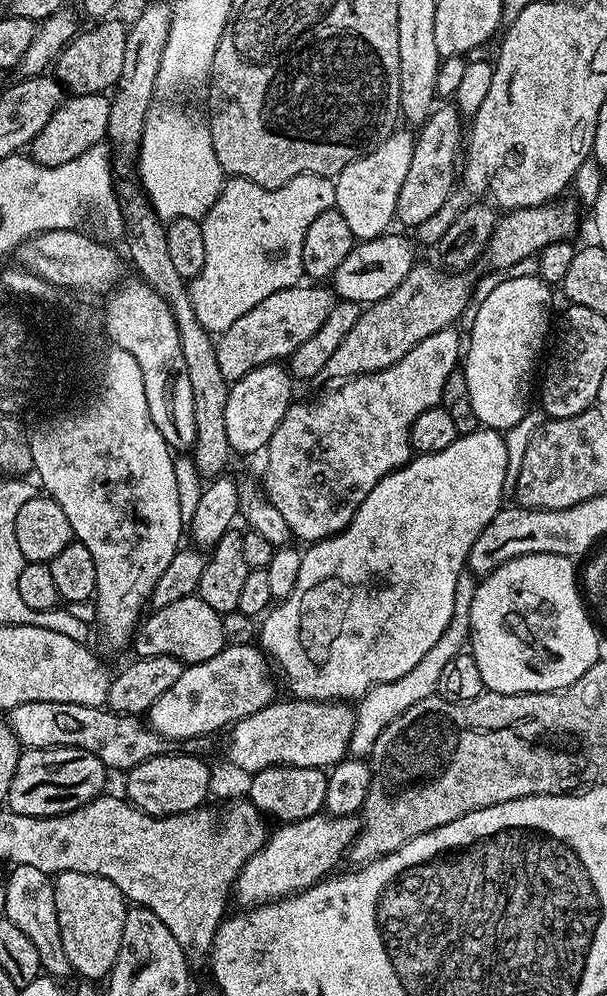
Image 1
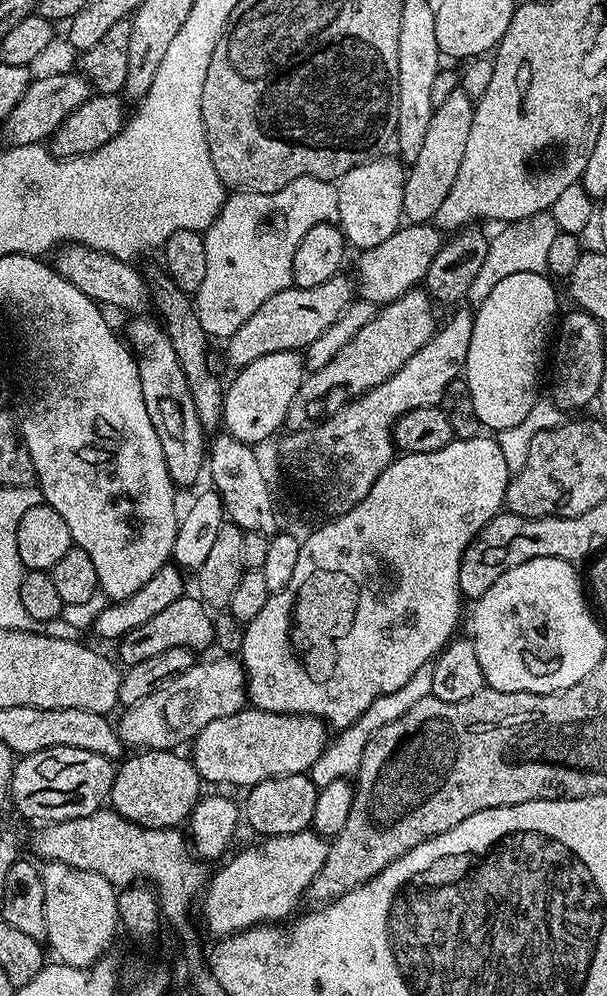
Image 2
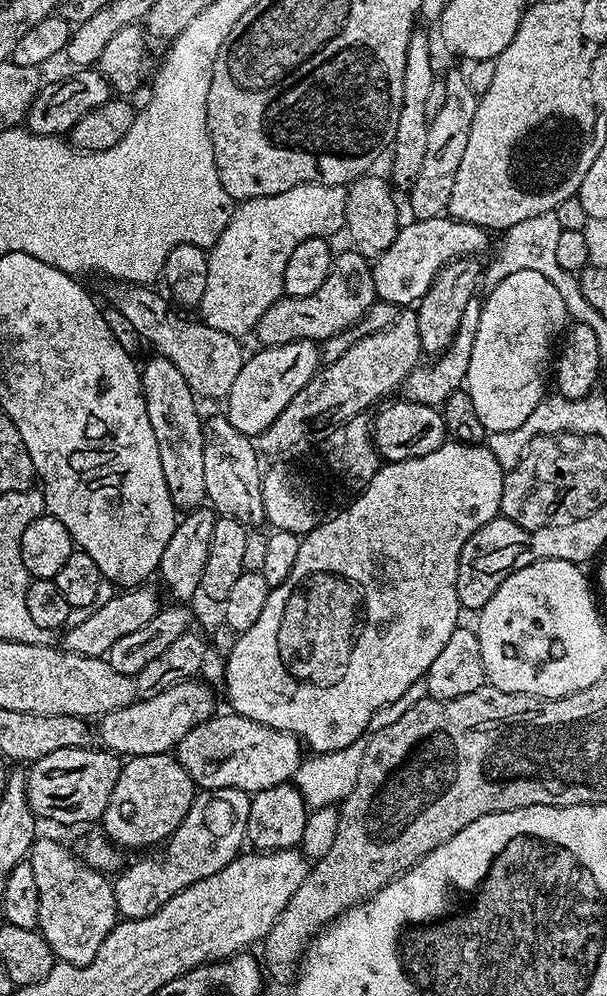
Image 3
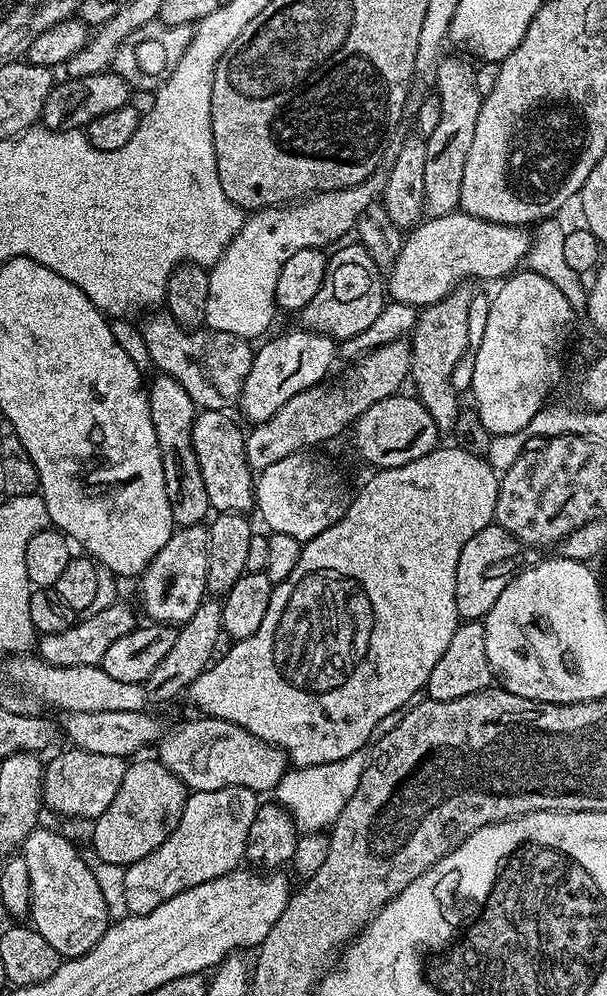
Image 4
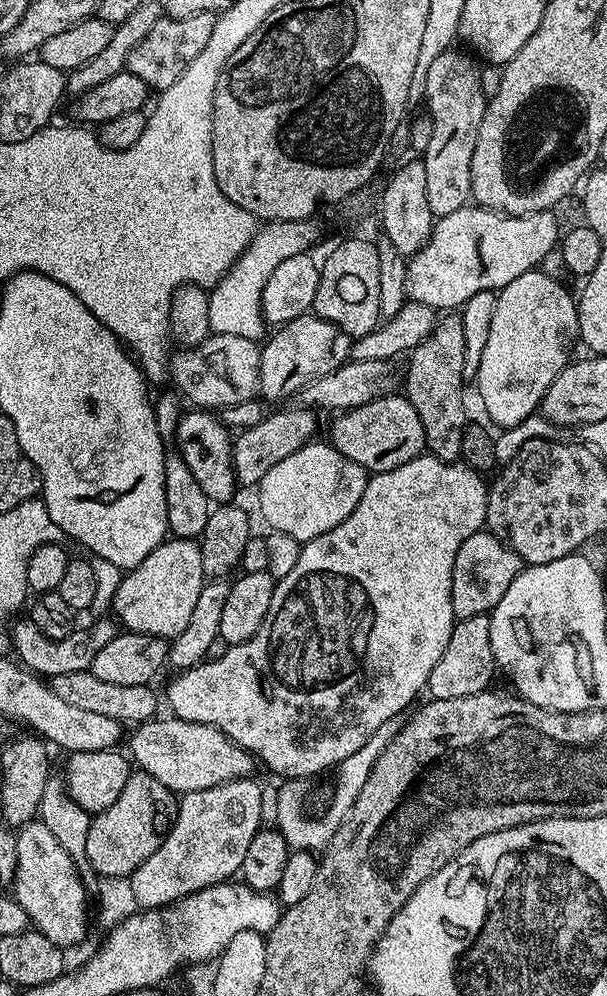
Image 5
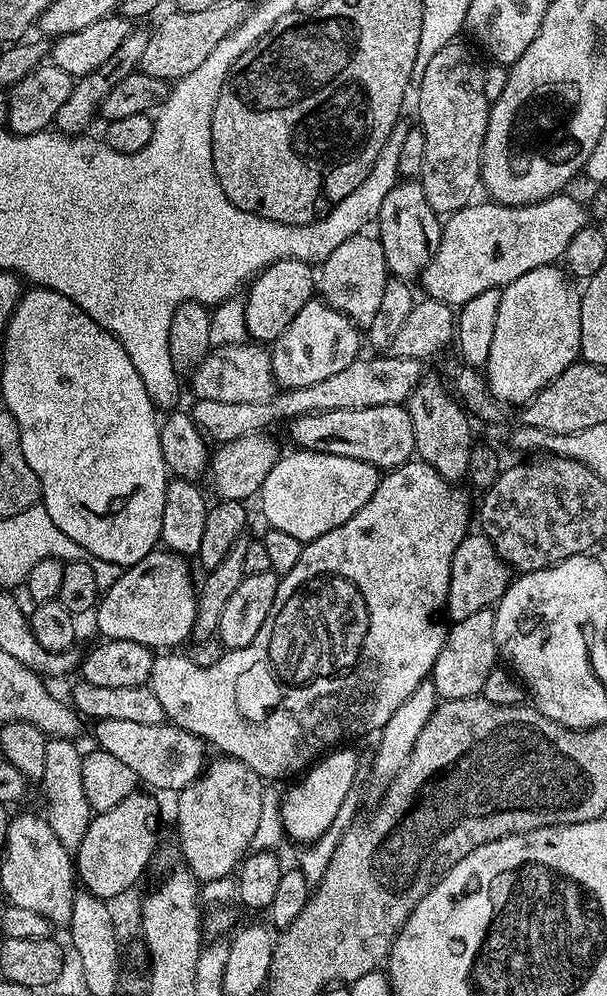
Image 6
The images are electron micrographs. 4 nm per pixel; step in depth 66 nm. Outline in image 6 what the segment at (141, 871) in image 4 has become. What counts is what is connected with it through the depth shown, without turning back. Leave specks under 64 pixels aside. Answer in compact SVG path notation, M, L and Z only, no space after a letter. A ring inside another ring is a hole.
M216 758L199 778L175 797L176 836L180 839L183 863L197 881L231 877L252 848L252 839L261 817L265 781L241 760Z

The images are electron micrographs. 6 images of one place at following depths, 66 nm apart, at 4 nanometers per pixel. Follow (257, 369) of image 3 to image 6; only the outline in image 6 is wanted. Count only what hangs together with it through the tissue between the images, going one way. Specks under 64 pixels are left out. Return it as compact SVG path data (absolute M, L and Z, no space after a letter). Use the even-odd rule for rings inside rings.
M313 298L294 314L294 322L271 345L272 373L281 389L298 386L314 386L314 382L322 382L322 378L330 378L330 374L338 374L338 370L346 370L350 362L361 355L361 329L350 317L334 310L323 299Z

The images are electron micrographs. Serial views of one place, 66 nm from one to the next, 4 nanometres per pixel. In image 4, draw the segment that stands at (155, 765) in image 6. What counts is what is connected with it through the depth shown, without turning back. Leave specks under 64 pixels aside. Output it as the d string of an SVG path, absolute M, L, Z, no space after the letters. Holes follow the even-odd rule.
M199 718L188 720L163 733L158 741L158 759L192 792L222 790L242 786L251 792L271 793L289 767L288 757L280 748L254 738L242 726L225 720Z

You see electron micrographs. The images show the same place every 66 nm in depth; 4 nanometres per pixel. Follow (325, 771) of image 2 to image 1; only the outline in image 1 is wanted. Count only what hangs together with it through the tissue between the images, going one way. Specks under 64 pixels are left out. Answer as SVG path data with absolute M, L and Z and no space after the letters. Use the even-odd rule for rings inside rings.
M461 574L458 578L454 594L454 612L450 618L450 624L446 626L442 638L438 638L438 642L434 642L434 647L427 652L426 658L422 658L422 662L418 662L418 666L414 666L414 670L410 670L410 674L402 674L402 678L398 678L394 682L376 684L360 697L354 708L356 714L354 734L348 743L349 753L353 757L371 757L374 742L378 742L382 730L386 730L386 726L390 726L390 722L394 722L394 718L398 718L406 710L410 710L410 706L414 706L414 702L422 702L426 698L436 695L436 683L438 677L442 675L443 668L446 667L446 662L450 662L450 658L465 651L466 645L469 643L472 631L470 602L474 598L477 583L477 577L471 574Z

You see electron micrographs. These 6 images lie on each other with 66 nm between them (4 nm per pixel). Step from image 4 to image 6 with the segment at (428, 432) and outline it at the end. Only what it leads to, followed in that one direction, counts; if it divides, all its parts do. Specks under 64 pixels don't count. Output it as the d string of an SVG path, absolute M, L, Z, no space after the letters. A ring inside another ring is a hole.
M404 404L315 412L291 421L290 428L292 440L296 443L293 445L297 449L358 458L358 462L366 462L378 470L397 468L416 456L414 422L410 422L410 414Z

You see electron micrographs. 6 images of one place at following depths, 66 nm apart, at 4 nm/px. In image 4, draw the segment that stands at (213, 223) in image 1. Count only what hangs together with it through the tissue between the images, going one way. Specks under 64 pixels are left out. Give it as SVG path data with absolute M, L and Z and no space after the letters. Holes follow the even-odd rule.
M409 119L400 120L384 144L375 171L358 186L319 192L297 204L253 211L245 219L242 230L223 252L222 258L209 269L210 289L206 302L205 325L247 340L254 340L254 337L264 333L276 314L278 277L286 260L302 249L322 250L332 243L335 245L340 242L340 238L355 229L361 214L383 199L390 171L394 170L398 154L413 132Z

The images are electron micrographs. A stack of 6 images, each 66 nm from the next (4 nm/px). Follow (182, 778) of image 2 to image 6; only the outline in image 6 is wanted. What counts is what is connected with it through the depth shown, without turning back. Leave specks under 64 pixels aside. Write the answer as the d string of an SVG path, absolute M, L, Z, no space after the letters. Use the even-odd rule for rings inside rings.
M148 790L131 792L118 806L91 817L85 837L74 853L74 867L82 888L97 898L108 901L123 891L131 893L143 878L160 836L160 804L151 795L155 796Z

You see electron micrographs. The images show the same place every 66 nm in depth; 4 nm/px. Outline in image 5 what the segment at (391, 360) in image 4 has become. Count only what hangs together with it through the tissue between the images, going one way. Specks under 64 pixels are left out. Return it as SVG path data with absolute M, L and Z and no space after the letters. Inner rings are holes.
M292 406L292 409L284 408L281 412L271 411L262 422L258 422L258 426L243 429L235 437L232 446L232 465L237 485L259 485L270 466L282 462L282 458L290 458L294 450L309 443L315 437L312 435L316 432L316 416L317 413L311 408Z

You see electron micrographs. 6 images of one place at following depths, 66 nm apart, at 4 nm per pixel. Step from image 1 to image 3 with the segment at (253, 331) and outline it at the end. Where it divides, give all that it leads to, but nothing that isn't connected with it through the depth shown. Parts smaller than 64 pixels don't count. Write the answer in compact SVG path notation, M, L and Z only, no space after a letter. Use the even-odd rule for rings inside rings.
M355 250L347 251L335 257L331 274L314 294L284 296L262 314L254 329L254 336L261 340L261 345L289 344L299 340L323 342L342 330L356 327L366 310L376 303L376 287L369 257Z

